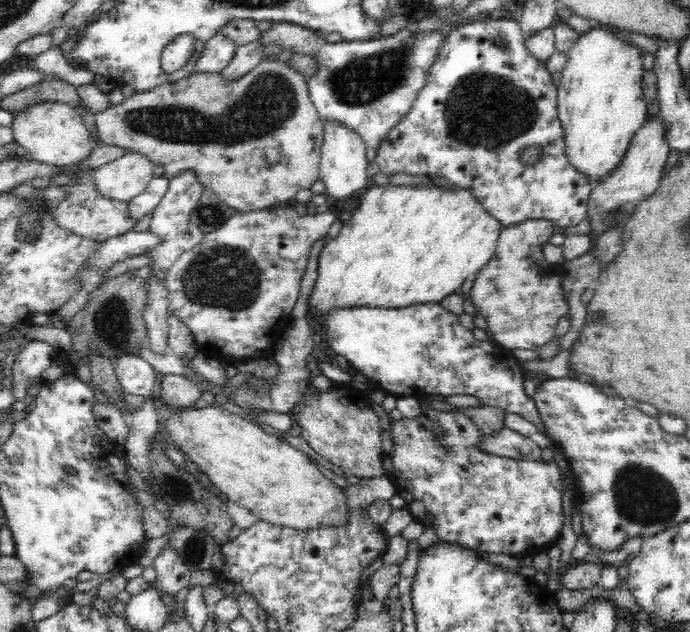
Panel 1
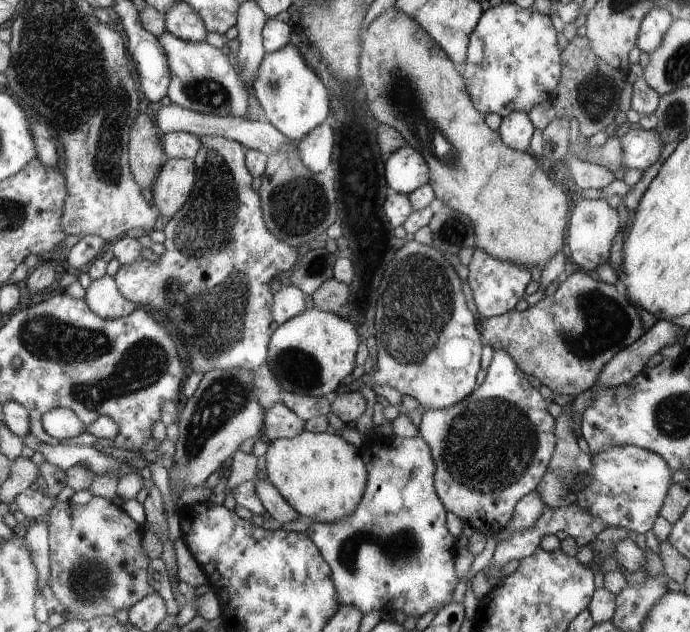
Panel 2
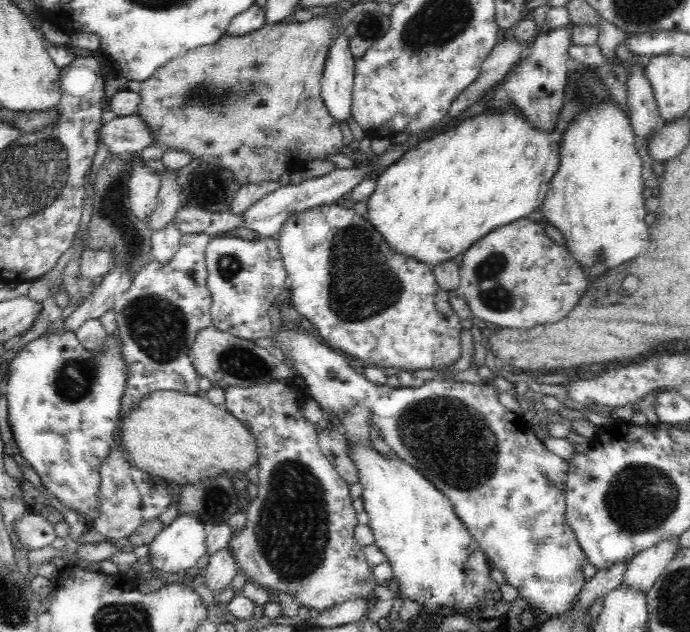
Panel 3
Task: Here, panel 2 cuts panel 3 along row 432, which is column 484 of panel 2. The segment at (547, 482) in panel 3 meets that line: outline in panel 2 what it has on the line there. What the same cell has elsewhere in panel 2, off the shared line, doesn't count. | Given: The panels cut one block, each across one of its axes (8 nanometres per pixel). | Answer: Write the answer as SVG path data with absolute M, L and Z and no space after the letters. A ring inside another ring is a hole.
M493 350L485 380L468 397L447 408L424 410L419 437L425 438L433 462L436 463L435 493L447 512L485 536L497 534L511 519L517 500L535 490L548 470L548 461L555 449L553 418L547 412L547 402L531 388L527 376L516 366L513 358L503 350Z

